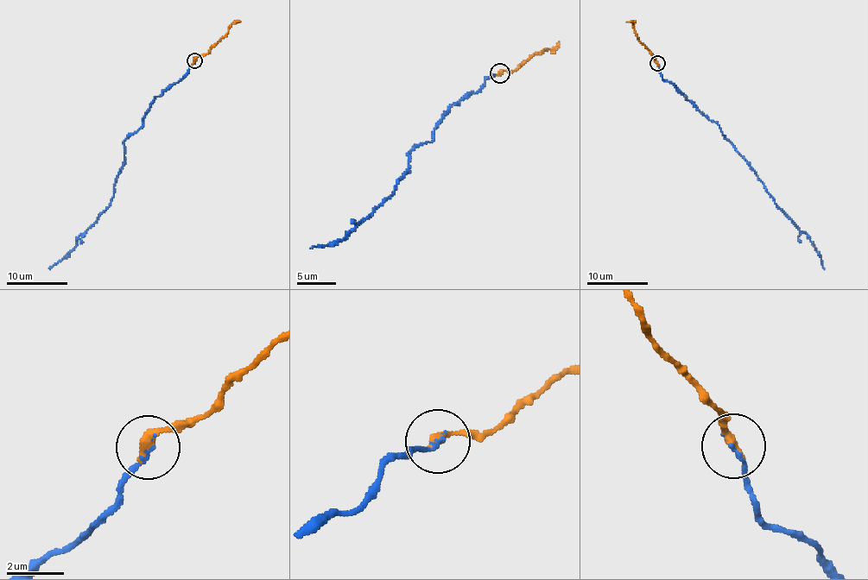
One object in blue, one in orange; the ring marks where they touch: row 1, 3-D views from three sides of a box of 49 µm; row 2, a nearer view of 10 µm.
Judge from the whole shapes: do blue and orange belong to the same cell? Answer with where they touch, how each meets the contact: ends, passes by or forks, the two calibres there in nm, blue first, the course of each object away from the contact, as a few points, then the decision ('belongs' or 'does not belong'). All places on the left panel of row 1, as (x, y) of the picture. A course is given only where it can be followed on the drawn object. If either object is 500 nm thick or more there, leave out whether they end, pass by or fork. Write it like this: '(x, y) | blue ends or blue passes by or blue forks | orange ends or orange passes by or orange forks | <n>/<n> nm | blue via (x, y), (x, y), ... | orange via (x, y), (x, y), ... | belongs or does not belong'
(194, 60) | blue ends | orange ends | 130/360 nm | blue via (194, 60), (182, 78), (157, 97), (143, 123), (123, 141), (123, 165), (110, 204), (71, 250), (48, 267) | orange via (194, 60), (205, 55), (232, 23), (240, 22) | belongs

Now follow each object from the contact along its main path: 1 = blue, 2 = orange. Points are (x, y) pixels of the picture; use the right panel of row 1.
1: (657, 63), (661, 76), (665, 81), (671, 81), (718, 124), (775, 202), (807, 235), (824, 267)
2: (657, 63), (634, 33), (632, 24), (626, 22)

